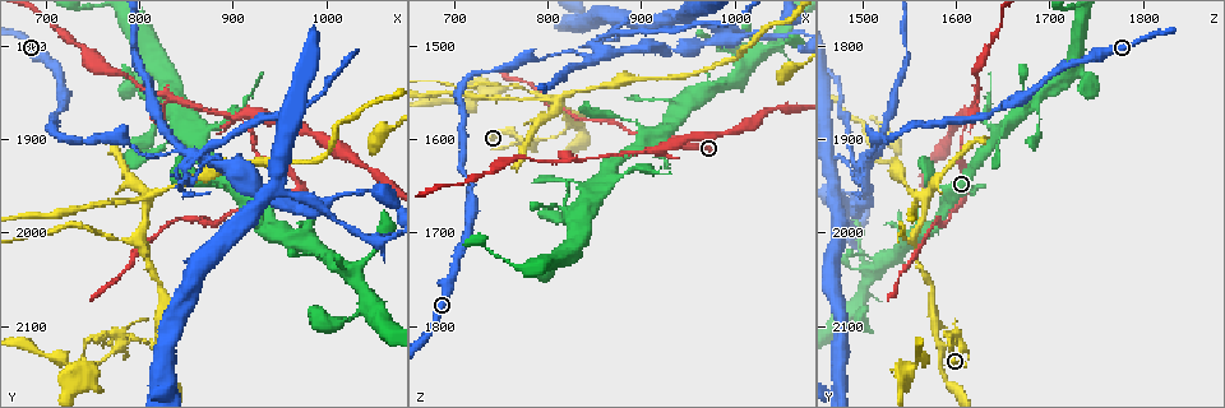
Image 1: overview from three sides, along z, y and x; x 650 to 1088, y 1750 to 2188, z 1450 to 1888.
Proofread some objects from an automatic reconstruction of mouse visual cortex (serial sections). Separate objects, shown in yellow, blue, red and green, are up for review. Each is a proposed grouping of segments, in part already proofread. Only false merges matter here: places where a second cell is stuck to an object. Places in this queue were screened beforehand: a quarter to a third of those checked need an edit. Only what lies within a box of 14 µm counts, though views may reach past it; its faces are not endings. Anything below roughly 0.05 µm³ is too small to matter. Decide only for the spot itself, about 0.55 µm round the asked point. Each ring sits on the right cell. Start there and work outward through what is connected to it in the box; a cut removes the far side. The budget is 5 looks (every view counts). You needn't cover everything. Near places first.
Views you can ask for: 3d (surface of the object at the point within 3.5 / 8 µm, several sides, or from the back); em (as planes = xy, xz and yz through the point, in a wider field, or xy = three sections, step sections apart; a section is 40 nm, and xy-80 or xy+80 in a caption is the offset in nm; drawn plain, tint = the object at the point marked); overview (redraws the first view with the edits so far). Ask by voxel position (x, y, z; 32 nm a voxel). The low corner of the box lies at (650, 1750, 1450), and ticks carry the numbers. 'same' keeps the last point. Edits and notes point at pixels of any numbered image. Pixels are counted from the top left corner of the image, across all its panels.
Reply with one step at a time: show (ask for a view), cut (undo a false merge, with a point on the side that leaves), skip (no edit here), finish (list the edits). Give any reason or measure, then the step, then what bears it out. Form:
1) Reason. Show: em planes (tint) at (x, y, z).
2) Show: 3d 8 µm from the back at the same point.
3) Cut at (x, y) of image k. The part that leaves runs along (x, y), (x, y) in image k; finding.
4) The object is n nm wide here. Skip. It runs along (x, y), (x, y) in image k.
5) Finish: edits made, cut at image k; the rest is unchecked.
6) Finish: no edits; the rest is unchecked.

Sharp bend. Show: 3d 3.5 µm at (780, 2115, 1605).

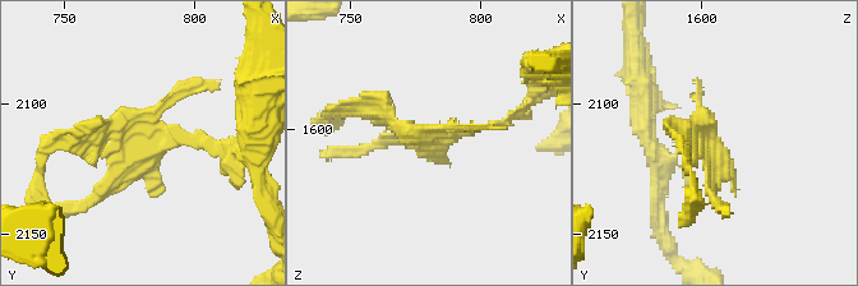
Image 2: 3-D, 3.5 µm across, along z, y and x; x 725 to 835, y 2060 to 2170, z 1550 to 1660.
Show: em xy step 5 (tint) at (780, 2118, 1605).

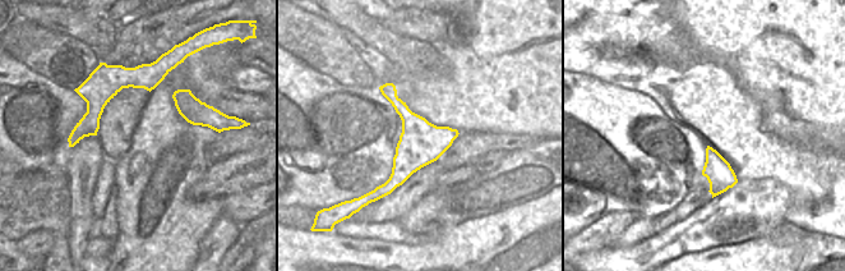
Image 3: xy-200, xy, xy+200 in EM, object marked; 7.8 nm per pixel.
Skip. It runs along (365, 111), (420, 141), (506, 121) in image 2; one cell here.

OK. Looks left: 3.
Three-way junction. Show: 3d 3.5 µm at (800, 2010, 1555).

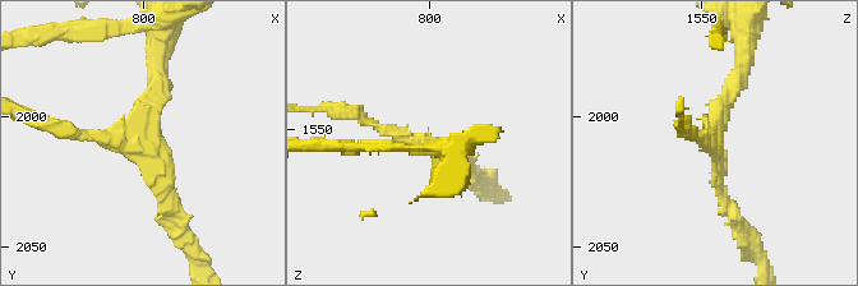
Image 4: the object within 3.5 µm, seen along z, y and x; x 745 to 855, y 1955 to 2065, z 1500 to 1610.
3 arms meet here; the arms are 150, 150, 250 nm wide. Show: em xy step 3 (tint) at (802, 2011, 1556).

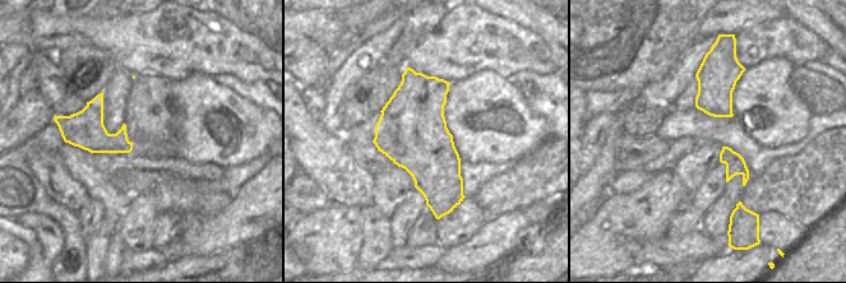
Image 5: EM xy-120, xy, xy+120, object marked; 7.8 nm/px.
Skip. It runs along (180, 221), (141, 139), (156, 73) in image 4; one cell here.

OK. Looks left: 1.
Finish: no edits; the rest is unchecked.

